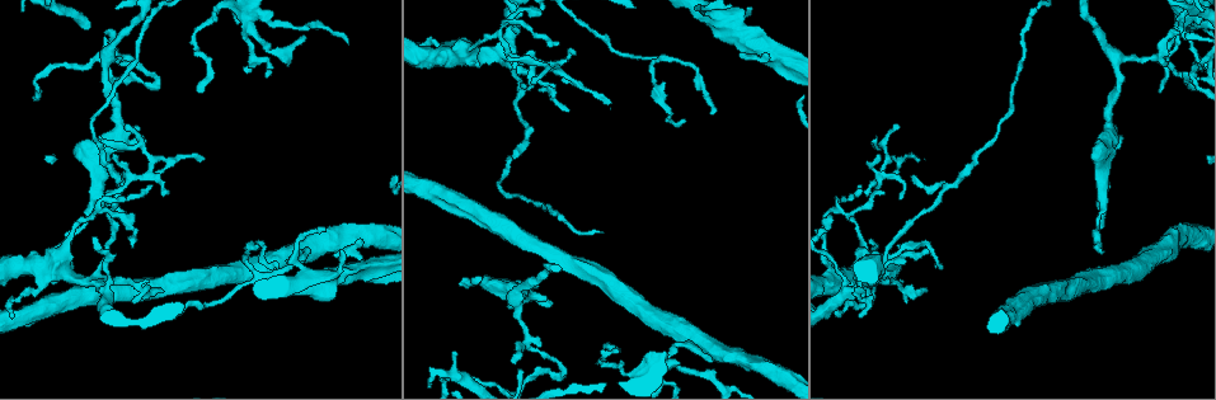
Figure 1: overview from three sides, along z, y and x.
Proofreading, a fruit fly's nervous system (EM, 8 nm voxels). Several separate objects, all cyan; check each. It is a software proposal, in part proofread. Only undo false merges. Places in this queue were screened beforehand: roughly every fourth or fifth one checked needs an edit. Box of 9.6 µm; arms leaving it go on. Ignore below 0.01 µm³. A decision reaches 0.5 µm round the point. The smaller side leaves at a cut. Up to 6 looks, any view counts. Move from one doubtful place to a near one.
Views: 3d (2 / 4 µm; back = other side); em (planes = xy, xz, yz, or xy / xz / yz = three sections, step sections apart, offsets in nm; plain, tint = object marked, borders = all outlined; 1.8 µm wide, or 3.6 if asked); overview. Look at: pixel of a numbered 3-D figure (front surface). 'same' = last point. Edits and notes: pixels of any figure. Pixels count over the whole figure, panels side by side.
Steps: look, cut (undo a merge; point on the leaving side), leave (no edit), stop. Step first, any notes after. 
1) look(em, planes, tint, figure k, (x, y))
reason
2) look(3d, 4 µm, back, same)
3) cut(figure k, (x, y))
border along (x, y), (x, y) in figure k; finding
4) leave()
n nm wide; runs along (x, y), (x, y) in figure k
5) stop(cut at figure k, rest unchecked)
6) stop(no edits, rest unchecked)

look(em, xz, step 16, tint, figure 1, (107, 289))
a fork

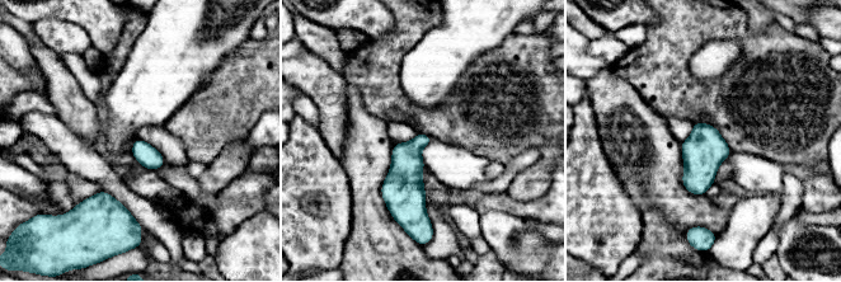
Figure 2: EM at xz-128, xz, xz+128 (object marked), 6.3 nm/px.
look(em, planes, tint, same)
another direction

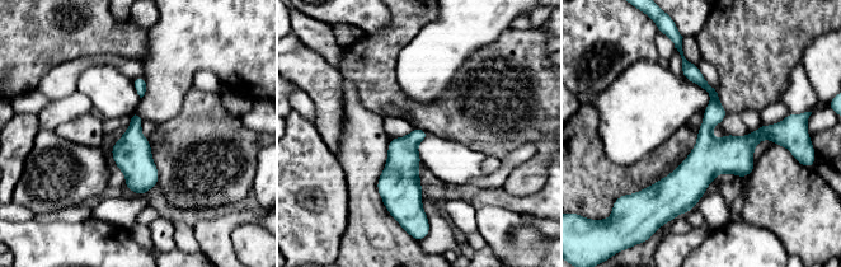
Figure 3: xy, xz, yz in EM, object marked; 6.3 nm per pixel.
leave()
runs along (780, 129), (652, 190) in figure 3; one neuron here

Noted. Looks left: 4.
look(3d, 4 µm, figure 1, (832, 282))
four or more arms meet

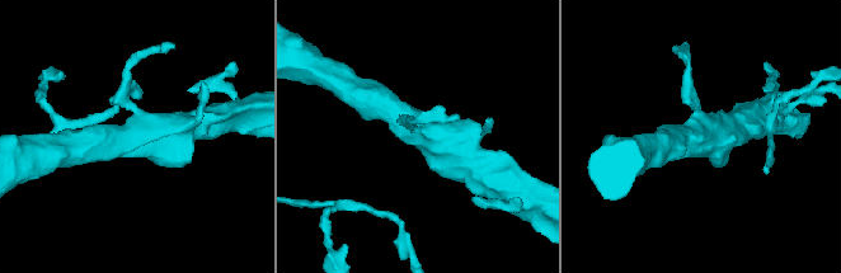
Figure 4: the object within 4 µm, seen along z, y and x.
look(em, planes, borders, figure 4, (422, 132))
4 arms

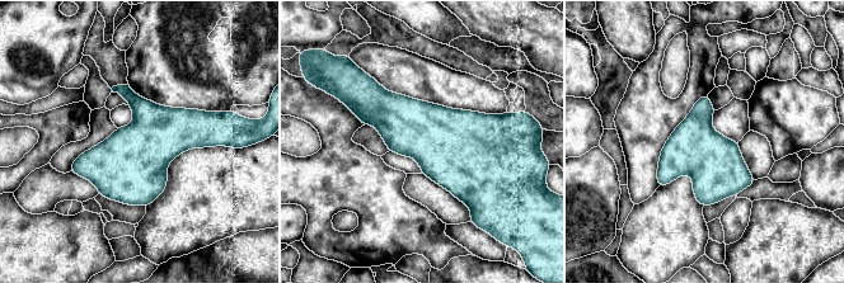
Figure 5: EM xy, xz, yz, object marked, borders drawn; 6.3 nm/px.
leave()
all the same neuron

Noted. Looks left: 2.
look(em, planes, plain, figure 1, (532, 337))
arms part here

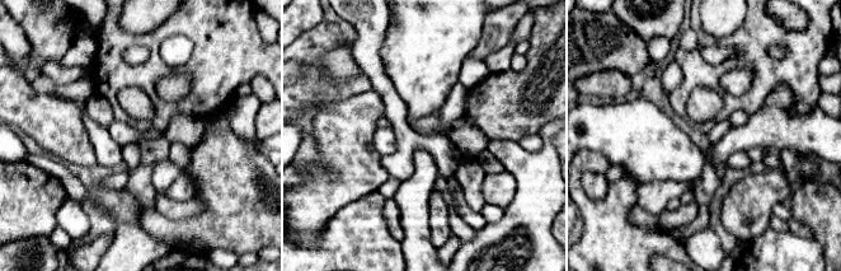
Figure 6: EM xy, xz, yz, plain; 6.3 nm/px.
look(em, planes, tint, same)
with the object marked

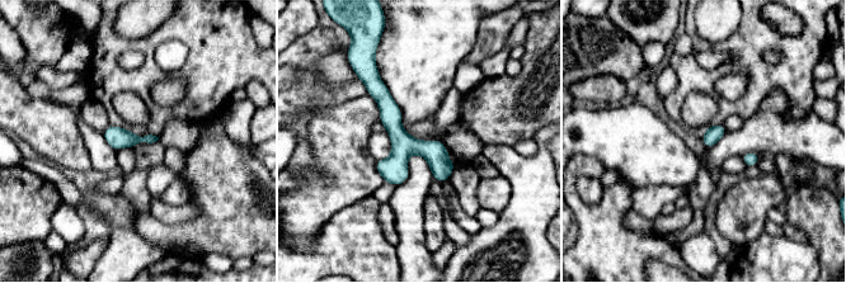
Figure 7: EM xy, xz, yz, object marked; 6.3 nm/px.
leave()
110 nm wide; runs along (371, 83), (394, 128), (445, 177) in figure 7; continuous, no second neuron

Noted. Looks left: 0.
stop(no edits, rest unchecked)

